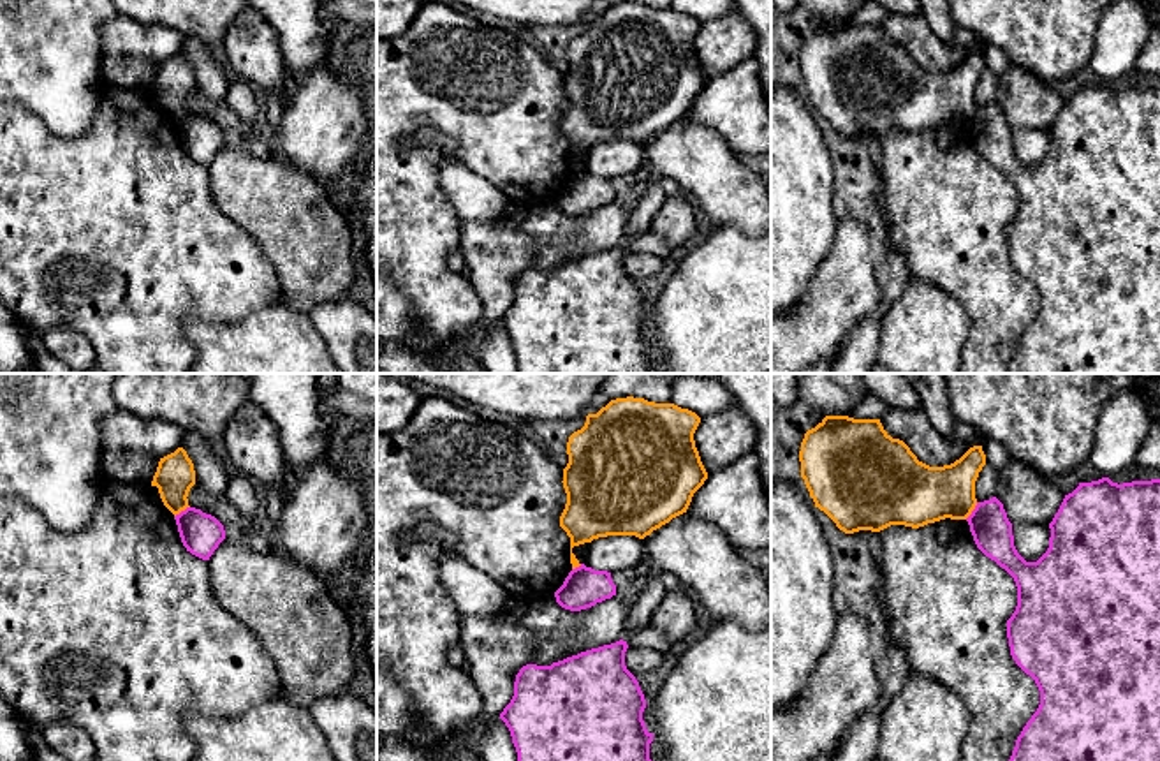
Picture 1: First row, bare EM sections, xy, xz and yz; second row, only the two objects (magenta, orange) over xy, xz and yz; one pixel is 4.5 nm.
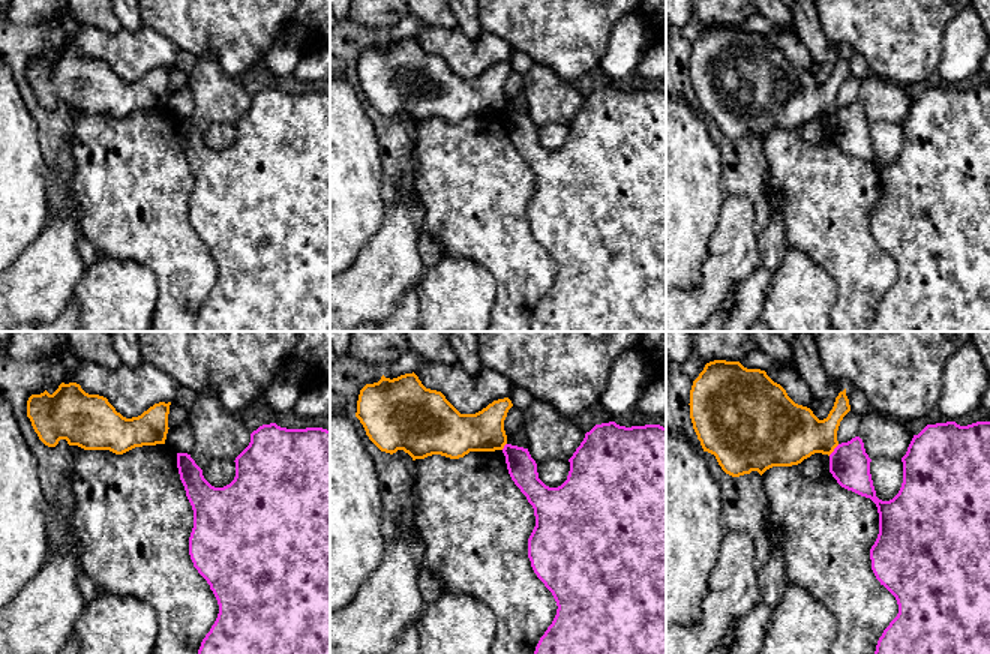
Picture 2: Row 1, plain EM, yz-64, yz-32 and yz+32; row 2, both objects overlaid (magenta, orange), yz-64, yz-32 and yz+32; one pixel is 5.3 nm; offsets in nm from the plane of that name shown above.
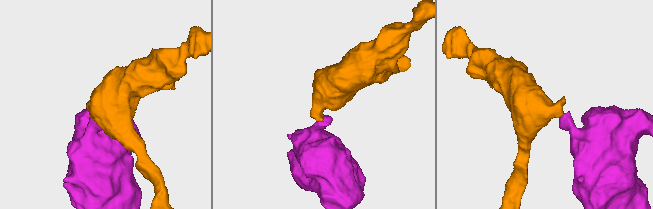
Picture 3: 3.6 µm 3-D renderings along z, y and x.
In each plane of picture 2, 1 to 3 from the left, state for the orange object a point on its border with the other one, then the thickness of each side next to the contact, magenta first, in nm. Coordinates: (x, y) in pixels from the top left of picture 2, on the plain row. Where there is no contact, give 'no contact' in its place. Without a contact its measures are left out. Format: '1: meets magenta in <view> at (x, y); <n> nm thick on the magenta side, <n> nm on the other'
1: no contact
2: meets magenta in yz-32 at (504, 110); 160 nm thick on the magenta side, 220 nm on the other
3: meets magenta in yz+32 at (834, 114); 220 nm thick on the magenta side, 300 nm on the other

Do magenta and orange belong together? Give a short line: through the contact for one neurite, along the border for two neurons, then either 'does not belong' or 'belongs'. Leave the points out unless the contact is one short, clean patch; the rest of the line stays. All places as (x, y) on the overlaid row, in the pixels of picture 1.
line yz (977, 502), (965, 518); does not belong

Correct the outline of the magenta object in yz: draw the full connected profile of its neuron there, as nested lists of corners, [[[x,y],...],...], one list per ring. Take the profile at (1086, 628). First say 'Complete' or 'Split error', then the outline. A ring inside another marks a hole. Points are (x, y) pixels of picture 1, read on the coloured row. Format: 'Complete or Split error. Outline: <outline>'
Complete. Outline: [[[1102,477],[1091,483],[1079,483],[1072,493],[1065,495],[1049,523],[1049,548],[1037,562],[1026,562],[1017,553],[1012,523],[996,497],[977,502],[966,521],[977,548],[1016,581],[1017,606],[1007,620],[1010,655],[1035,680],[1040,691],[1040,705],[1017,736],[1009,761],[1160,761],[1160,479],[1118,484],[1109,477]]]

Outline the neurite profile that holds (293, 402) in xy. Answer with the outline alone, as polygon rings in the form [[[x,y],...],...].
[[[239,373],[252,382],[250,400],[276,425],[285,469],[327,458],[329,432],[320,412],[317,373]]]

